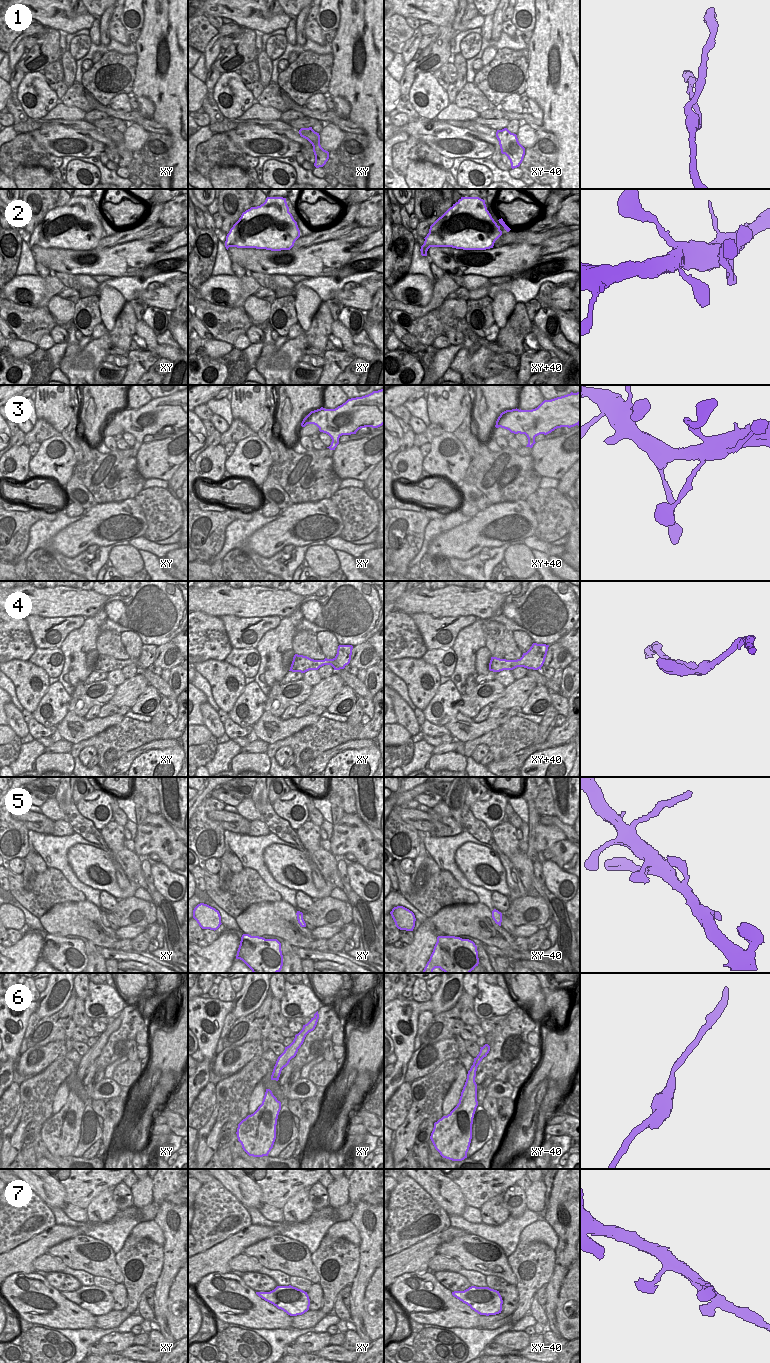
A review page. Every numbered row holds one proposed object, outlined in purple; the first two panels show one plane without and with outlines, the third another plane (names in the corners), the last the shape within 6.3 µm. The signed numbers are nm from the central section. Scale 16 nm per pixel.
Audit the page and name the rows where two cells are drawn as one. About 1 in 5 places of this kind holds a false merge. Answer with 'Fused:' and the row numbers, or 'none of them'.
Fused: none of them

